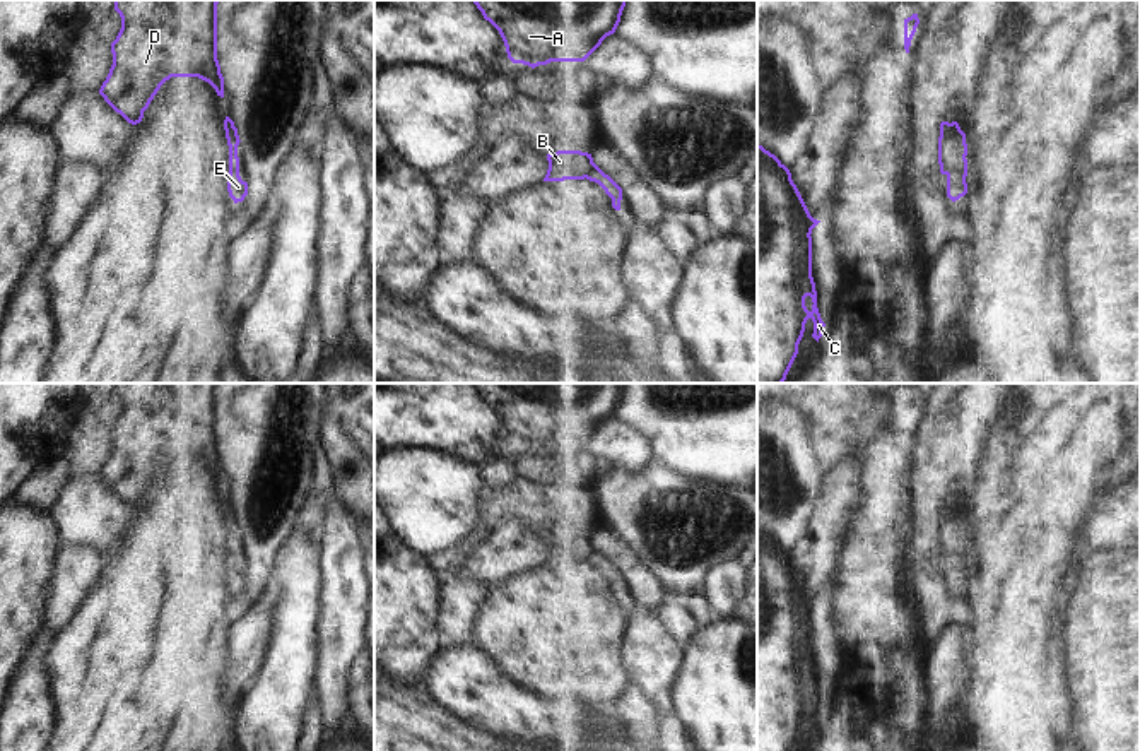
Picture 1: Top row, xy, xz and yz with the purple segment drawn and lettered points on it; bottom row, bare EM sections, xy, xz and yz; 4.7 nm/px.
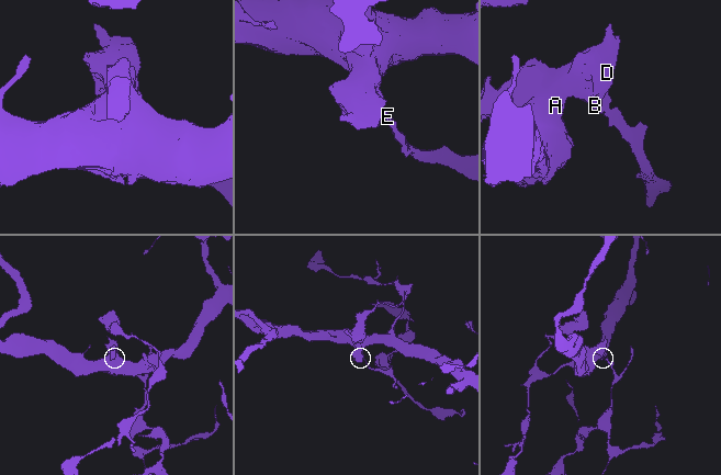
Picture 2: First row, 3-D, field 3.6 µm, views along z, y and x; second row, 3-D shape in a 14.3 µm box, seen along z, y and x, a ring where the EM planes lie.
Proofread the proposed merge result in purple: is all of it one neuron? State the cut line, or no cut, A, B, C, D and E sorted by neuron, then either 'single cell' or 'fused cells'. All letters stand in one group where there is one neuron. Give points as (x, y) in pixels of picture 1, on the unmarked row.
no cut; A B C D E; single cell

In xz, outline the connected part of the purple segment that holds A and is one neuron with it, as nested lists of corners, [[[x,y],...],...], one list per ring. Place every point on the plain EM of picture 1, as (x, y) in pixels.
[[[473,383],[501,417],[508,441],[532,452],[550,445],[585,445],[614,417],[627,383]]]

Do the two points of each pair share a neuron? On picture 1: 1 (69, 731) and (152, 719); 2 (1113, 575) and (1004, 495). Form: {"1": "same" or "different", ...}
{"1": "same", "2": "different"}

